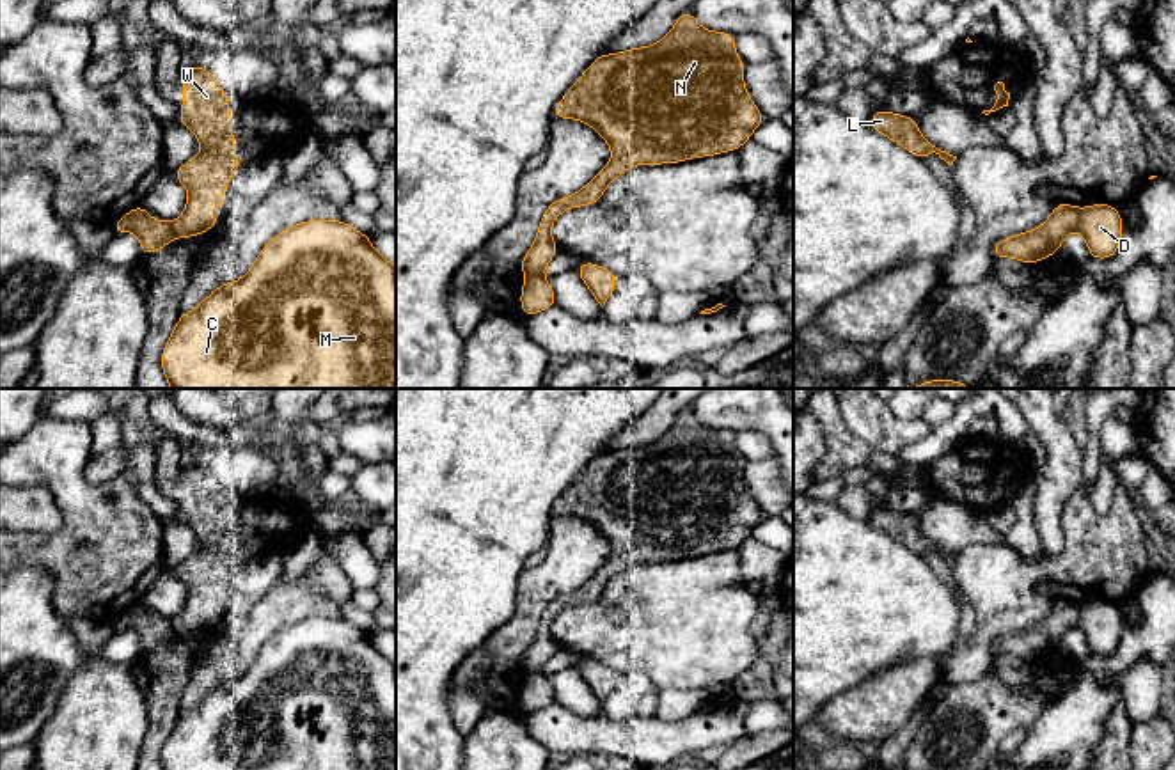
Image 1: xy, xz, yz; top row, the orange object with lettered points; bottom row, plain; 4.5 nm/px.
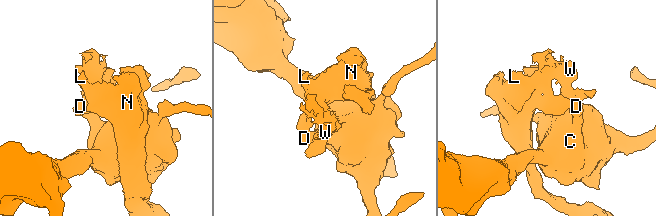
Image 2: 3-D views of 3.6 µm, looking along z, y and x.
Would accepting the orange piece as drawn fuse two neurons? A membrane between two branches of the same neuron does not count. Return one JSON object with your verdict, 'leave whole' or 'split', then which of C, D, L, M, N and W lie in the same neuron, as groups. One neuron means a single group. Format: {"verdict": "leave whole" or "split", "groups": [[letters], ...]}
{"verdict": "split", "groups": [["C", "D", "M"], ["L", "N", "W"]]}

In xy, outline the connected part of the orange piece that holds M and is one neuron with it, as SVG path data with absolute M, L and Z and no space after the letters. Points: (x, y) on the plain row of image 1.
M307 617L275 632L236 680L222 680L195 706L179 717L162 747L163 770L396 770L396 665L376 649L371 633L344 617Z

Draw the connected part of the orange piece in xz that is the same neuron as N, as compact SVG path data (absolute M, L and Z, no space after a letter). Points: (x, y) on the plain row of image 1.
M692 406L683 408L669 431L655 442L596 454L554 504L552 516L575 516L591 523L611 545L611 559L579 589L547 603L536 637L520 658L522 671L543 672L559 649L550 628L561 610L596 601L607 584L634 562L717 554L738 548L751 538L765 513L747 491L744 467L745 461L735 449L735 431L701 424Z

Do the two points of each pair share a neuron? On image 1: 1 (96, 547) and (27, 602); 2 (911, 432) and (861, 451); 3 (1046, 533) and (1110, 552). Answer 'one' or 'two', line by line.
1: two
2: two
3: two

